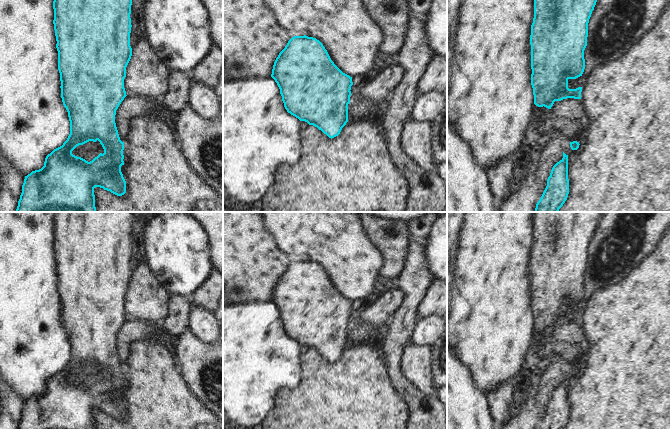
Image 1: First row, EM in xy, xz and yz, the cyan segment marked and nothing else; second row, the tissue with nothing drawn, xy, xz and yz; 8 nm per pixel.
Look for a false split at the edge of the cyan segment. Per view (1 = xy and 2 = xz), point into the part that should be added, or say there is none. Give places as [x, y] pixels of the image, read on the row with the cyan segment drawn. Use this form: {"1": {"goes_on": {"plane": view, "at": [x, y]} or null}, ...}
{"1": {"goes_on": null}, "2": {"goes_on": null}}

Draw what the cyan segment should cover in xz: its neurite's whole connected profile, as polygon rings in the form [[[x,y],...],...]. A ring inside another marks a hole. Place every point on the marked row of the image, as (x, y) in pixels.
[[[306,35],[292,37],[276,58],[271,77],[280,89],[288,113],[317,127],[331,139],[340,134],[348,122],[352,77],[334,64],[319,40]]]

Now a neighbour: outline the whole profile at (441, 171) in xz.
[[[447,160],[437,165],[437,170],[435,174],[444,180],[447,189]]]

